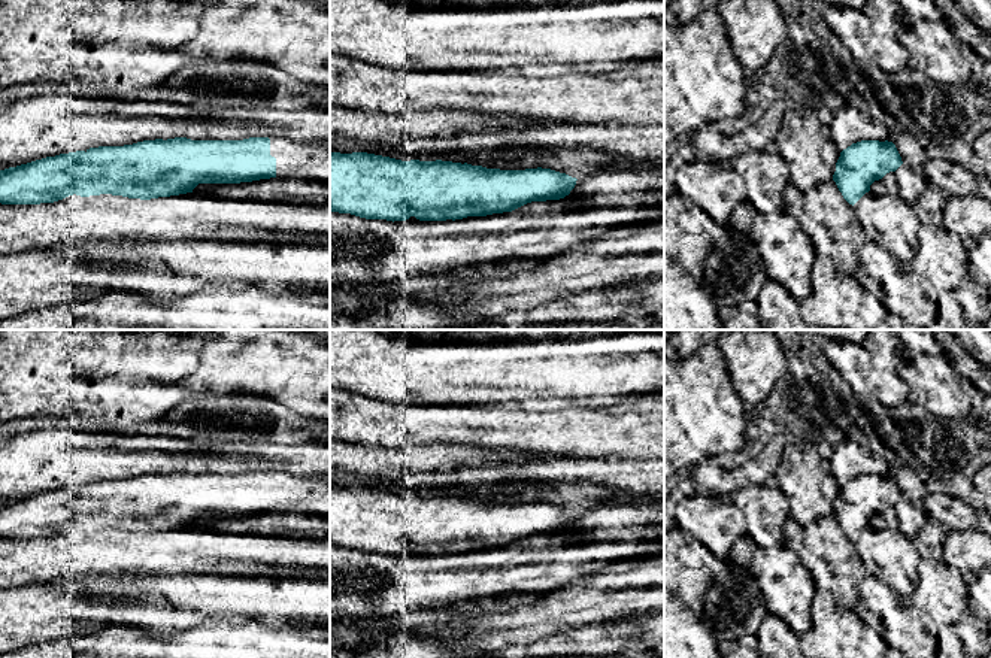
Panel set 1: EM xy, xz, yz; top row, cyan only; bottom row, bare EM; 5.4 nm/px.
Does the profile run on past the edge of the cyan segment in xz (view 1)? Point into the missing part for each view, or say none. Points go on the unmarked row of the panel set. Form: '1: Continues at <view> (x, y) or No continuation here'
1: No continuation here

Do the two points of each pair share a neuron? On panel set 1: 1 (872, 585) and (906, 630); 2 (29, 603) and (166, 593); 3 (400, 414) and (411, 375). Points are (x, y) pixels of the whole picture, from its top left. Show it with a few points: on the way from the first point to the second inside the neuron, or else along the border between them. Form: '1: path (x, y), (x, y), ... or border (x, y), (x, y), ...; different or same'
1: path (875, 596), (896, 619); same
2: path (63, 608), (132, 606); same
3: border (369, 397), (438, 405); different

